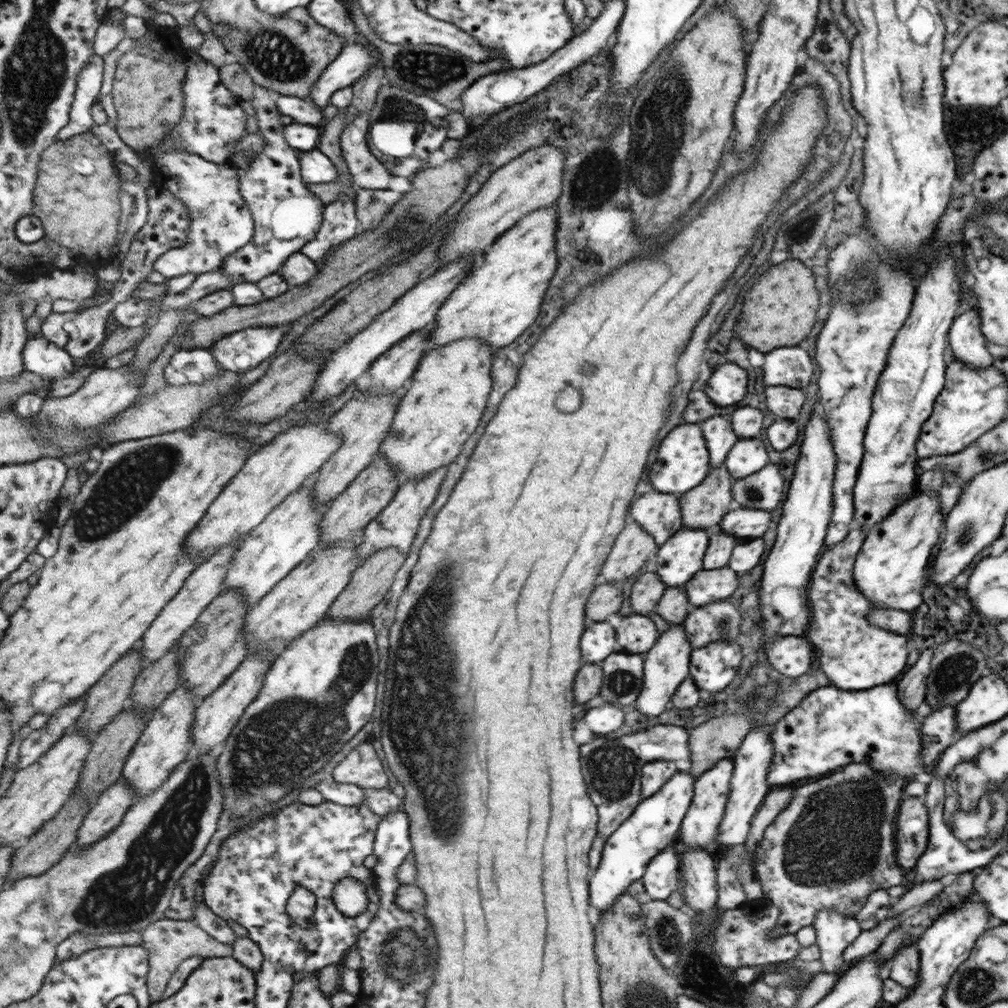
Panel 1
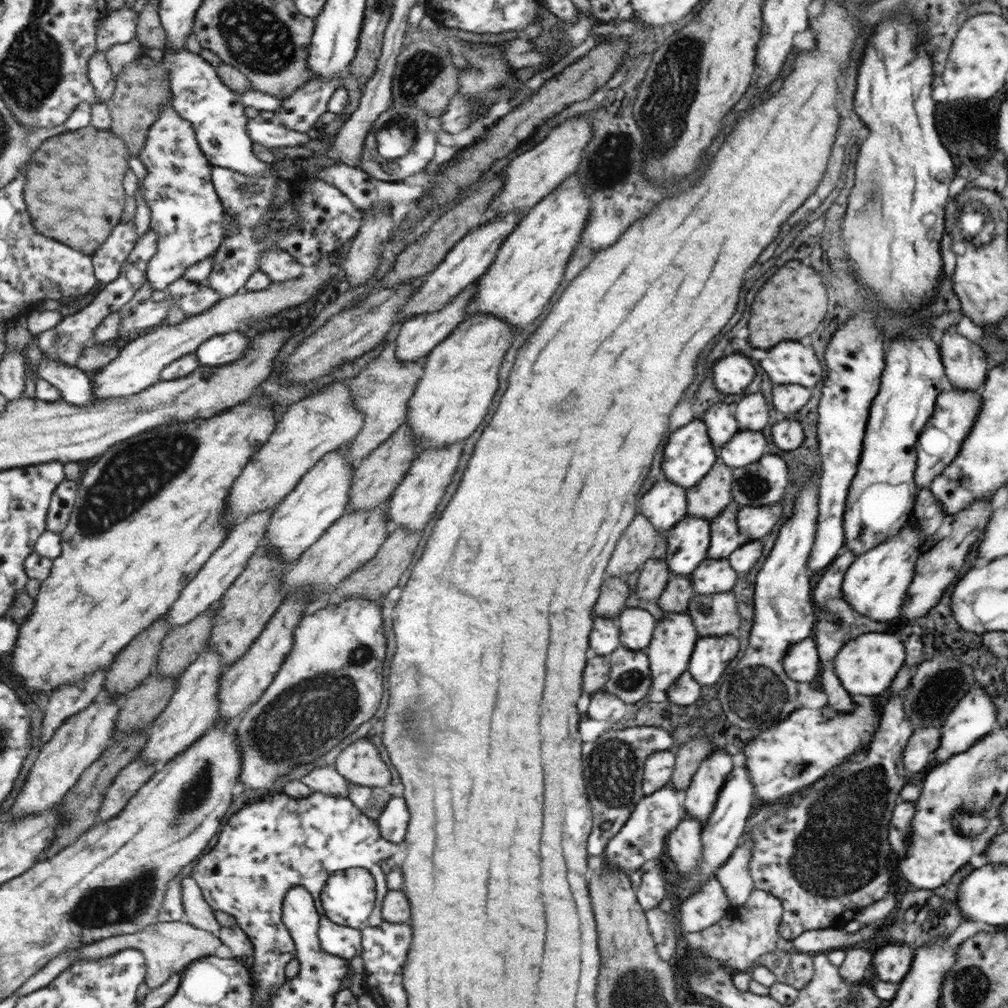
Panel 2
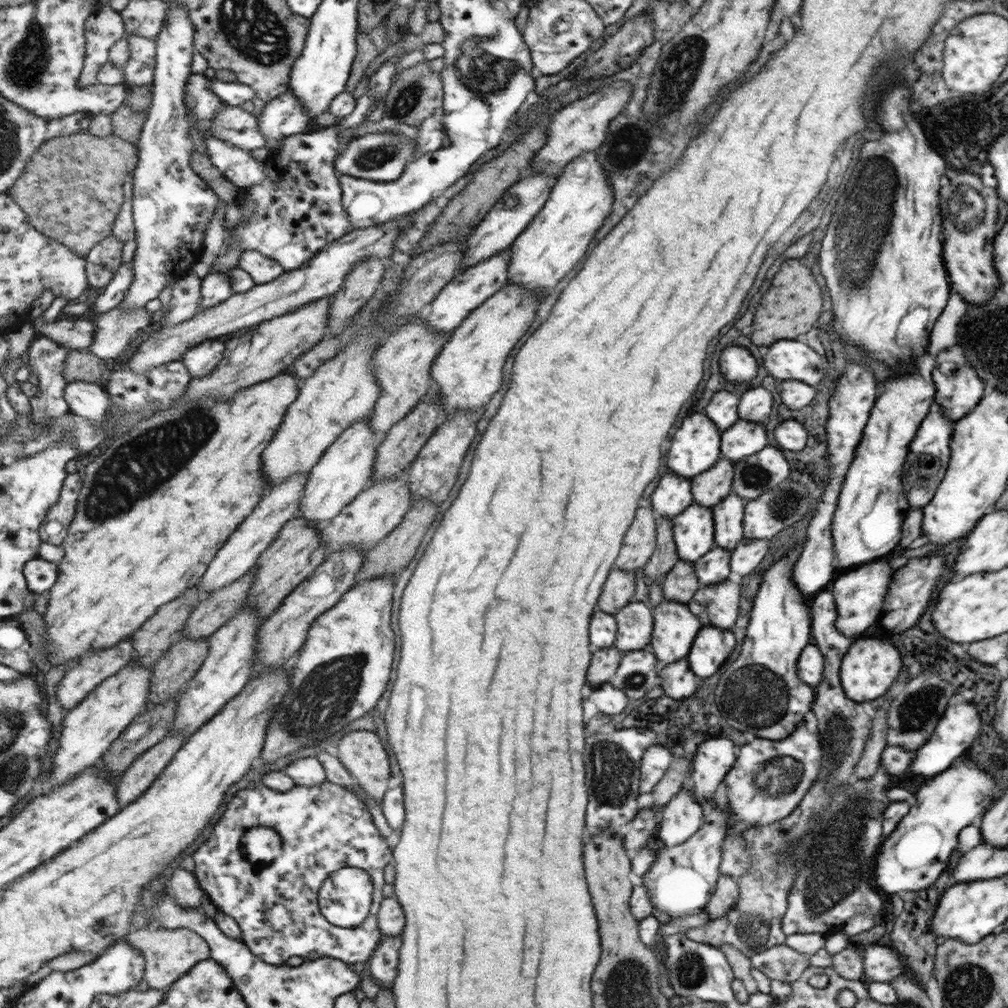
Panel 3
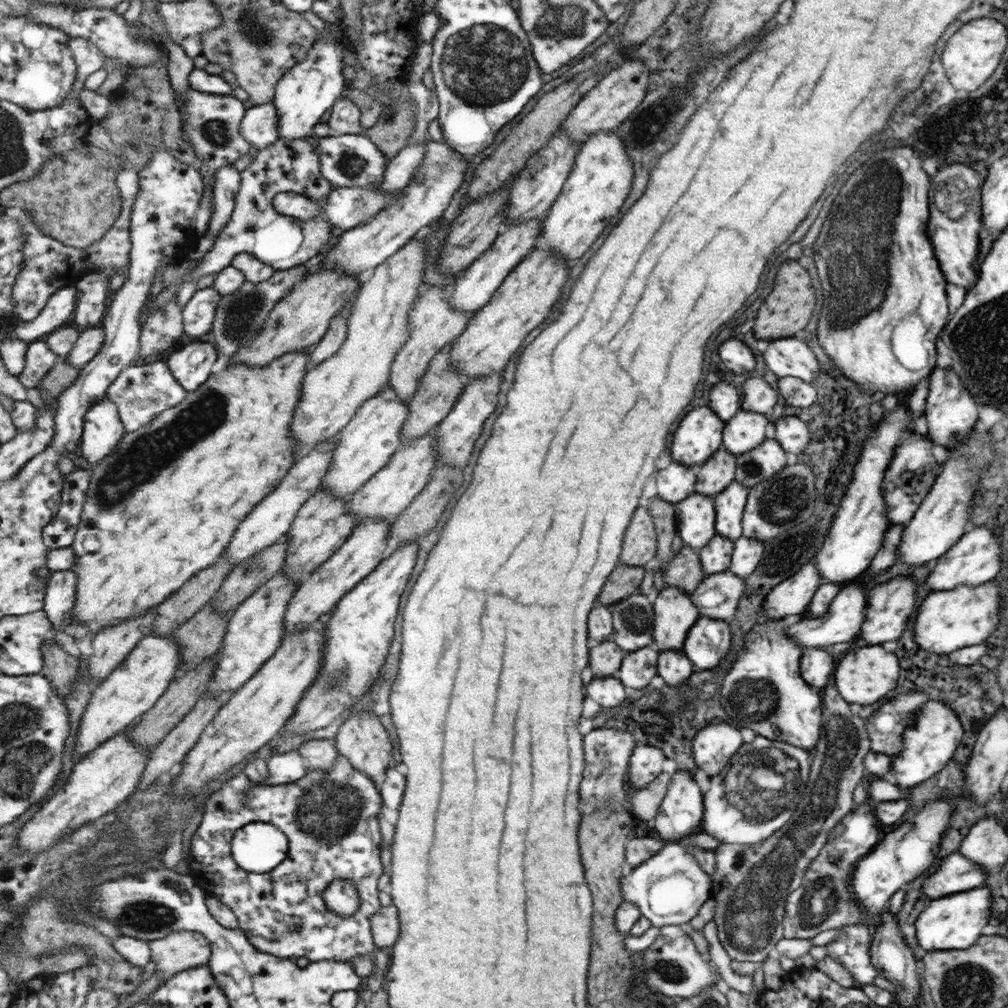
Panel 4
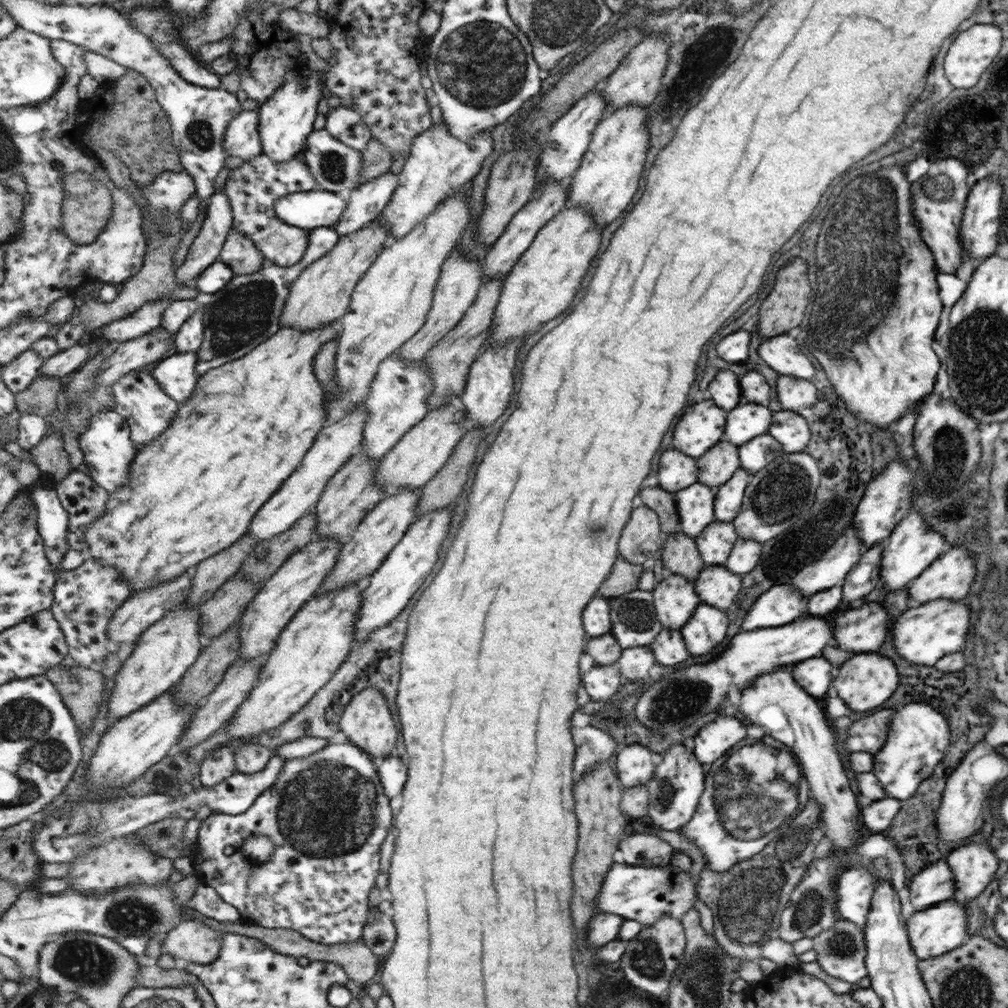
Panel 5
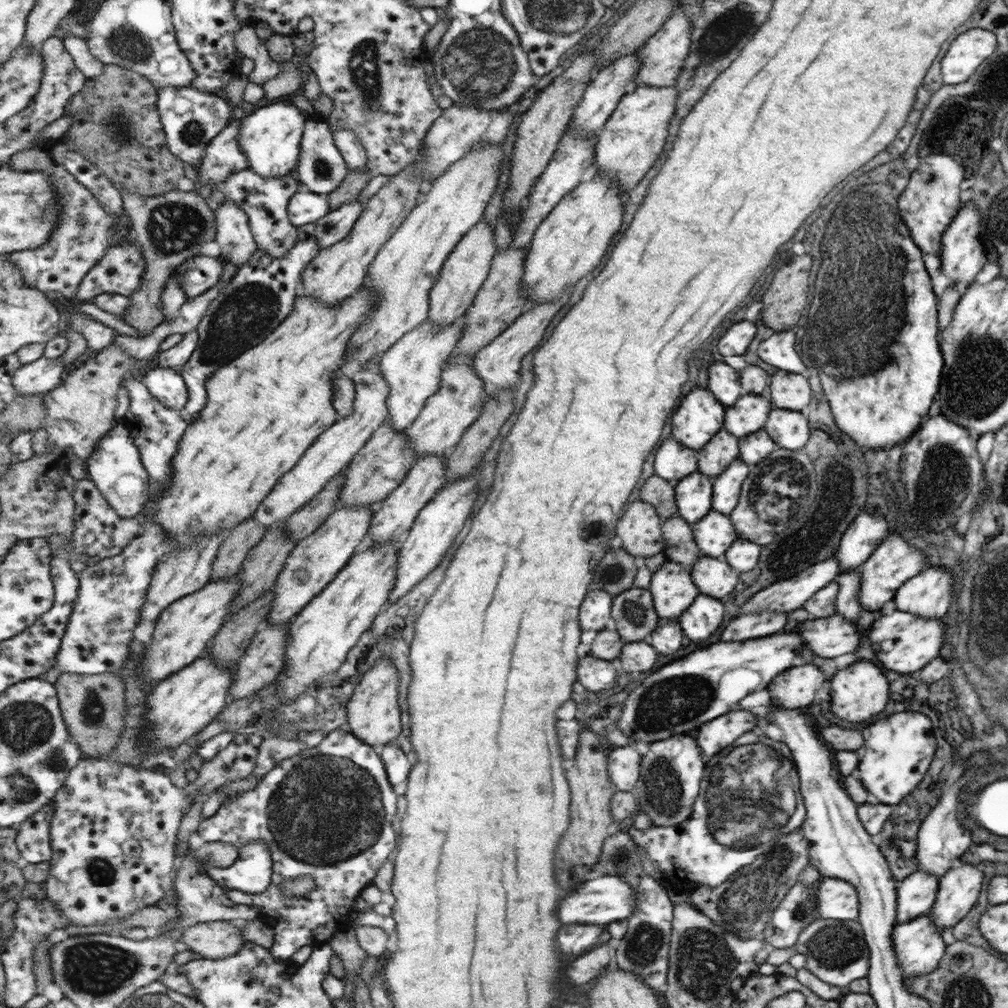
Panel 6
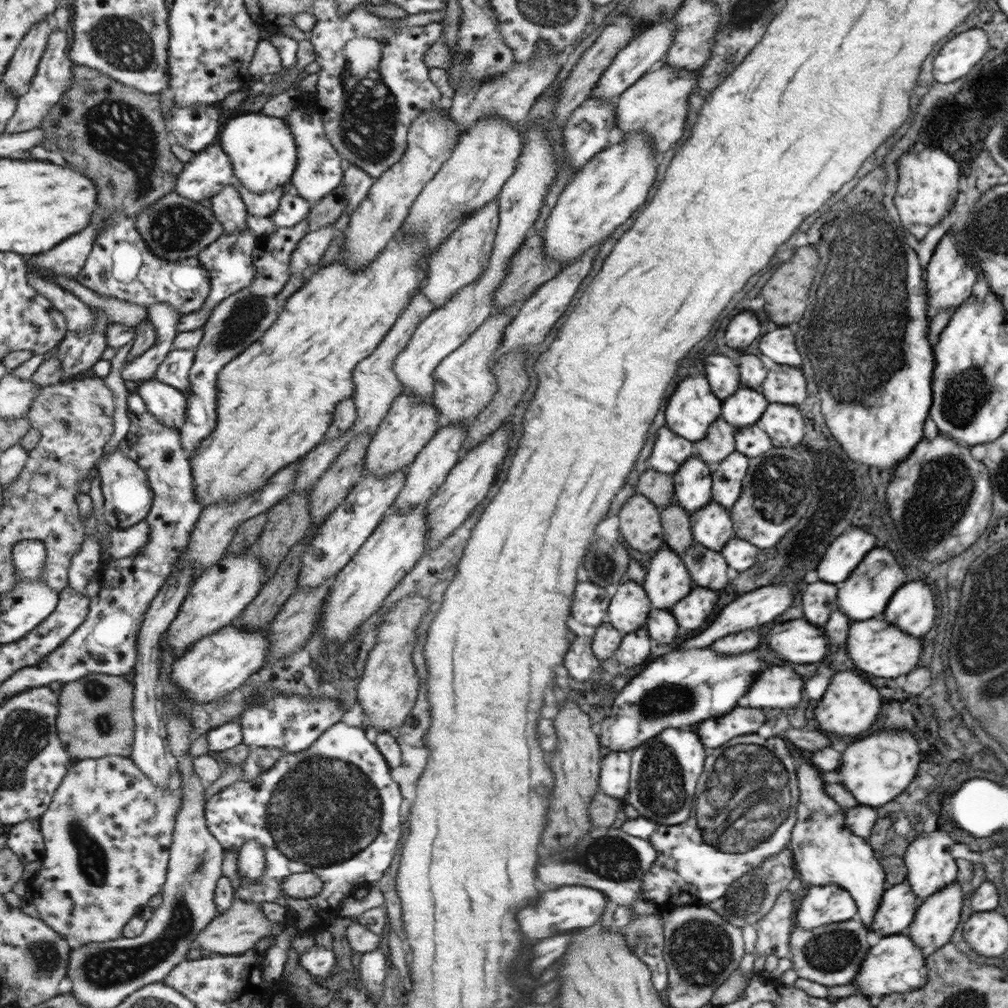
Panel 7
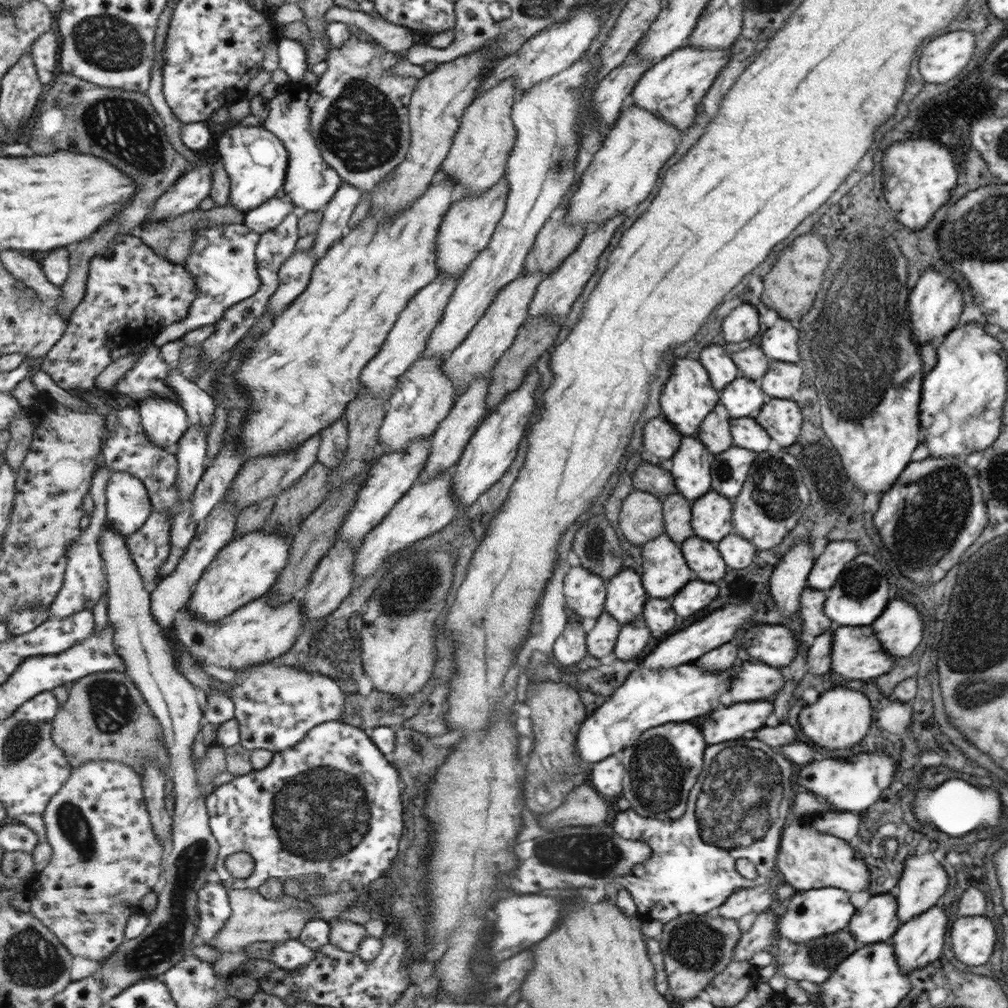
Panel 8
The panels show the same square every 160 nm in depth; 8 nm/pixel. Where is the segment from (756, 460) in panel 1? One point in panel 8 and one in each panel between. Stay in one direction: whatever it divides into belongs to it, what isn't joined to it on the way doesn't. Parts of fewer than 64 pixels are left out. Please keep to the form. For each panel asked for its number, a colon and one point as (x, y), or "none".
2: (745, 447)
3: (744, 438)
4: (744, 430)
5: (743, 423)
6: (748, 414)
7: (742, 409)
8: (743, 397)

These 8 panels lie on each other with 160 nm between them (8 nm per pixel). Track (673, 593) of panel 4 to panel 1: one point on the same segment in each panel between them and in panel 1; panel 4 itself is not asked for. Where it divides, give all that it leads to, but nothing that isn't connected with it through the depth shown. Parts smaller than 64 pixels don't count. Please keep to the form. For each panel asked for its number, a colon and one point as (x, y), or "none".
1: (666, 665)
2: (672, 645)
3: (674, 628)

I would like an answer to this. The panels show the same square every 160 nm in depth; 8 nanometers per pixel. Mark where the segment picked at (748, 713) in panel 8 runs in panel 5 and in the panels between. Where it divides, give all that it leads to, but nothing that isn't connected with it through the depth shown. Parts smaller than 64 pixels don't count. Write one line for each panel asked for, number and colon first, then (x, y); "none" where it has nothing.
5: (714, 739)
6: (718, 733)
7: (713, 732)

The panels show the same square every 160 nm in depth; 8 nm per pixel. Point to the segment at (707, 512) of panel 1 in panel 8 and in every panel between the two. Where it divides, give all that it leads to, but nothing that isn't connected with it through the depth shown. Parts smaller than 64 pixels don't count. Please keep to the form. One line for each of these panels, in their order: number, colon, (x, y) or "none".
2: (711, 497)
3: (715, 486)
4: (712, 478)
5: (718, 465)
6: (711, 461)
7: (720, 443)
8: (715, 434)

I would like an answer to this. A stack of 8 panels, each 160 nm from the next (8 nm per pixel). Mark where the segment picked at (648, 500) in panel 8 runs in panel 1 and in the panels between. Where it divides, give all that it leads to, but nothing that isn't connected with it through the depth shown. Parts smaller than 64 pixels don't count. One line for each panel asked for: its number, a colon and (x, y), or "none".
1: (634, 545)
2: (633, 549)
3: (639, 544)
4: (640, 544)
5: (642, 541)
6: (639, 532)
7: (638, 517)

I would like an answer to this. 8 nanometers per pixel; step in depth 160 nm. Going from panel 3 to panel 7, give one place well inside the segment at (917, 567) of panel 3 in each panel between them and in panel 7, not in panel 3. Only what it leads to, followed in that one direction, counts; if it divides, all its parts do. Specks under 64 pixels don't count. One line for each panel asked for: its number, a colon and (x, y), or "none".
4: (890, 603)
5: (864, 627)
6: (832, 636)
7: (800, 641)

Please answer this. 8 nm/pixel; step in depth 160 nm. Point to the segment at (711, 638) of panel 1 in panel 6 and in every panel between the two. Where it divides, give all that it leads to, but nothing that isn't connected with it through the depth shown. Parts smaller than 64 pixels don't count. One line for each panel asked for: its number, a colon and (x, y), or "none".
2: (715, 615)
3: (717, 605)
4: (717, 595)
5: (715, 586)
6: (713, 577)

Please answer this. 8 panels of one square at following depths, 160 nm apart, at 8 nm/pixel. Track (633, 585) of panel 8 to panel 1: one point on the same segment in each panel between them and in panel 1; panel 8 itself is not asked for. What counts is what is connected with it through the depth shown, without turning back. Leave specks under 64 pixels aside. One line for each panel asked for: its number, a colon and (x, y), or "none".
1: (635, 634)
2: (635, 628)
3: (633, 622)
4: (632, 618)
5: (633, 620)
6: (634, 619)
7: (628, 610)

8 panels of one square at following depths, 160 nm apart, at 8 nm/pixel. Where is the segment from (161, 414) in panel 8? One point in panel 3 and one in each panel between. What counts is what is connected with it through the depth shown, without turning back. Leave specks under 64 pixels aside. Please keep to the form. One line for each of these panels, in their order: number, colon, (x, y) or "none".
3: (202, 360)
4: (193, 365)
5: (177, 374)
6: (168, 385)
7: (169, 404)

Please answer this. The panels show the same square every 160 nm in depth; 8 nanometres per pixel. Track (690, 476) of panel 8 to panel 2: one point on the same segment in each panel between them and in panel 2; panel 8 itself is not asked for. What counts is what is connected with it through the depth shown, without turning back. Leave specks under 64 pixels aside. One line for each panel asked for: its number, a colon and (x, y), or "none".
2: (688, 539)
3: (693, 527)
4: (697, 513)
5: (696, 502)
6: (694, 498)
7: (692, 479)

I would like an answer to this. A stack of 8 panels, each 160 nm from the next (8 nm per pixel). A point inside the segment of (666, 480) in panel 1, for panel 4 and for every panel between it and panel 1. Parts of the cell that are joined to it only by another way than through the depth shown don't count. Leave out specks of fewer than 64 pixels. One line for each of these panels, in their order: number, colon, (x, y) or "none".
2: (688, 454)
3: (694, 448)
4: (698, 436)

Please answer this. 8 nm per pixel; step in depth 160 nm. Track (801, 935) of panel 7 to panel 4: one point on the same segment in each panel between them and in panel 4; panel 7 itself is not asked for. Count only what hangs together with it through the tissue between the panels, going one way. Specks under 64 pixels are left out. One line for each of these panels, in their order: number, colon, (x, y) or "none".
4: (850, 948)
5: (840, 951)
6: (835, 951)

